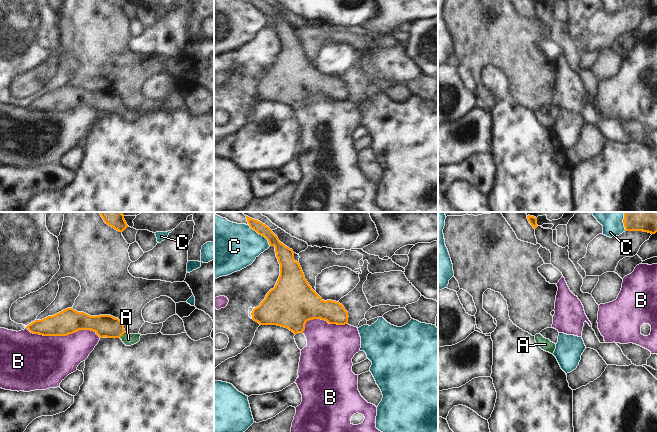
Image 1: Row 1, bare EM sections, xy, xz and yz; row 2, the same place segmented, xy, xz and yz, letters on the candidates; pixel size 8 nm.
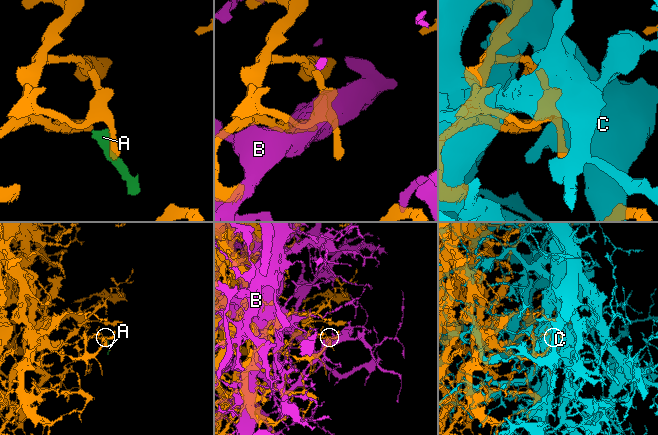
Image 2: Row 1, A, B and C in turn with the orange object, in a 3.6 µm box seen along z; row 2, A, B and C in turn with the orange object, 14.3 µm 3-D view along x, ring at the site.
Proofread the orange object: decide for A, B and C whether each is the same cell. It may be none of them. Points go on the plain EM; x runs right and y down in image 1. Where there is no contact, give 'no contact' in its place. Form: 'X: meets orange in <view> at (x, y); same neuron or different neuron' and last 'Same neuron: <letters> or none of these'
A: meets orange in xy at (122, 110); same neuron
B: meets orange in xy at (63, 111); different neuron
C: meets orange in xz at (260, 10); different neuron
Same neuron: A

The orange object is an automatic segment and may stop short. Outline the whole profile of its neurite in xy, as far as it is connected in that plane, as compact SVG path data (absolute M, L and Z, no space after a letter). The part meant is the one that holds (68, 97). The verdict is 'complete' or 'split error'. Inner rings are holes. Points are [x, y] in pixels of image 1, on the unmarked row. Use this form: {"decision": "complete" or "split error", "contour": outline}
{"decision": "split error", "contour": "M67 84L53 92L35 96L26 104L43 112L67 112L79 106L94 107L100 114L120 114L126 122L140 117L141 110L127 110L123 99L111 91L90 92Z"}

